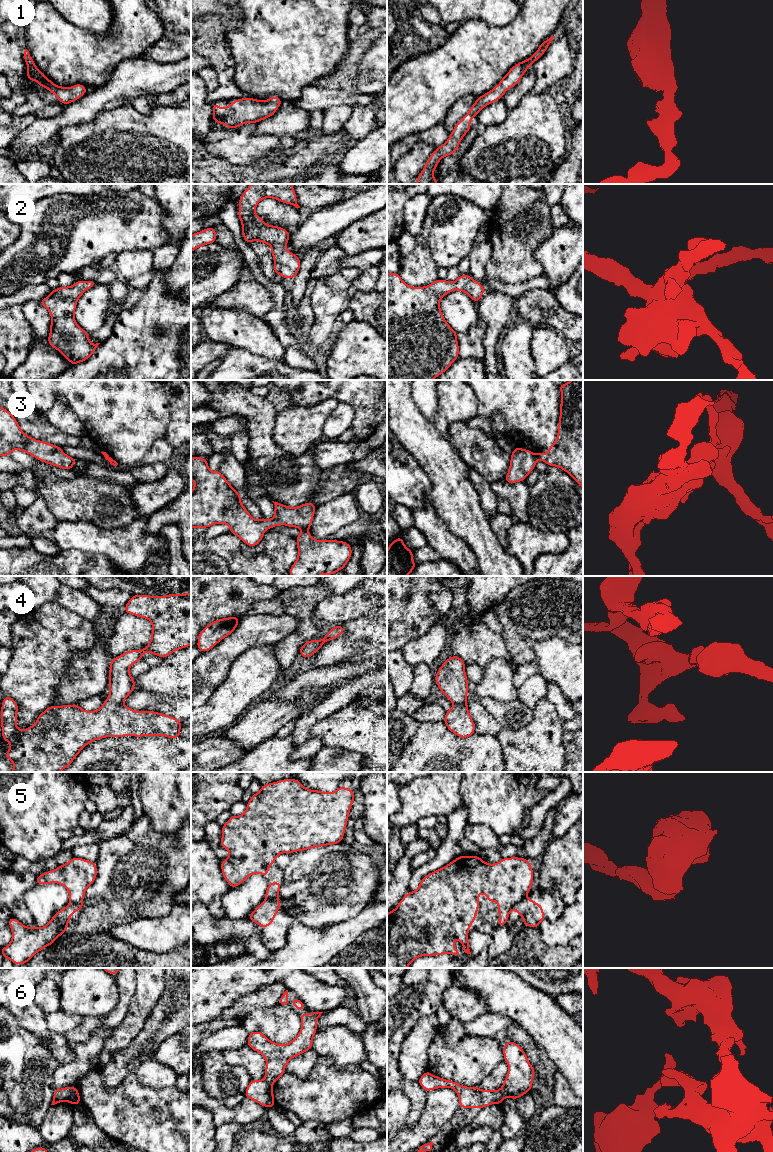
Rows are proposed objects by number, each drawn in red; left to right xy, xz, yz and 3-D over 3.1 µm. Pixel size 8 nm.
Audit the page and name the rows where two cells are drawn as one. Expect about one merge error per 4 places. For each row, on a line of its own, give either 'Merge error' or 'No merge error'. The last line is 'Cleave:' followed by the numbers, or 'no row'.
1: No merge error
2: No merge error
3: Merge error
4: No merge error
5: Merge error
6: Merge error
Cleave: 3, 5, 6

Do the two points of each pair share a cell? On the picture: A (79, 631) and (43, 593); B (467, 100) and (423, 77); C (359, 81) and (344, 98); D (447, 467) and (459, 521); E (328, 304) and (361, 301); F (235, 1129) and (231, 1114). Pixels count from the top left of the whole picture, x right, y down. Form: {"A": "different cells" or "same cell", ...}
{"A": "different cells", "B": "different cells", "C": "different cells", "D": "same cell", "E": "different cells", "F": "different cells"}

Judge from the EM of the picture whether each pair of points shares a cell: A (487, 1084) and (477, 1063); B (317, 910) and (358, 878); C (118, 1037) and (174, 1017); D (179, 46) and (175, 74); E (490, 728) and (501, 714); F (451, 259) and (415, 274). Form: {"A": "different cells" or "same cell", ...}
{"A": "different cells", "B": "same cell", "C": "different cells", "D": "different cells", "E": "different cells", "F": "different cells"}

